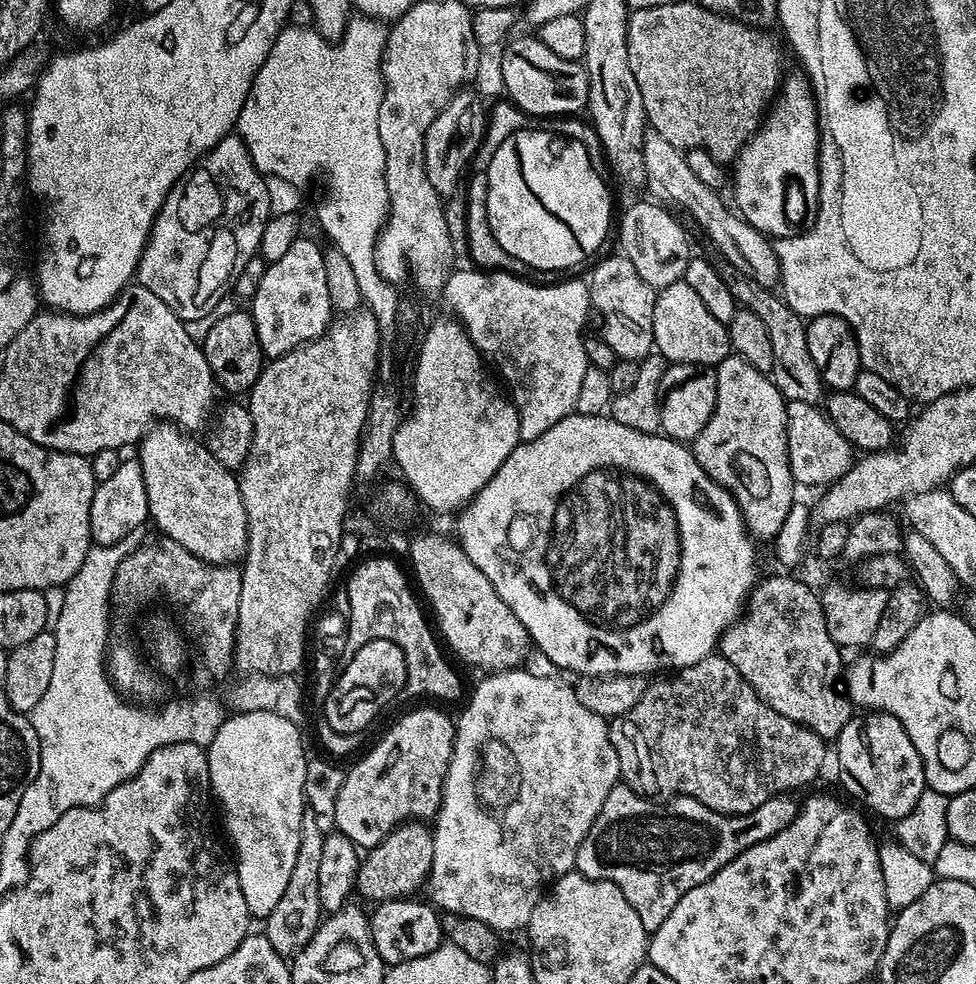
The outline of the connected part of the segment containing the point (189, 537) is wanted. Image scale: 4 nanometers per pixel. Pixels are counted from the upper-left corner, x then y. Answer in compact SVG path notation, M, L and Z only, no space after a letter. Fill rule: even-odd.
M167 422L157 423L148 429L138 445L138 459L142 466L142 478L146 482L148 515L151 523L161 528L169 540L178 542L190 554L202 558L208 564L231 564L243 561L248 550L248 519L246 506L242 506L242 490L237 473L222 466L218 458L203 443L192 445L181 429Z

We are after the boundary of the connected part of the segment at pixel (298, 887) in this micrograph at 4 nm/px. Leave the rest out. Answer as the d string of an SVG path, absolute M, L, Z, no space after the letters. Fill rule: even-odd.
M312 810L305 811L302 826L302 842L298 846L298 859L294 862L294 870L290 873L290 883L282 893L278 906L270 910L263 921L263 935L268 937L270 946L282 957L292 958L301 948L305 948L314 938L316 928L322 919L322 909L318 902L318 873L322 871L322 842L325 829L320 829Z

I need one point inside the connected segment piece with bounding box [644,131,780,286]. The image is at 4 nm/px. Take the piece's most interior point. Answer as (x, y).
(752, 254)

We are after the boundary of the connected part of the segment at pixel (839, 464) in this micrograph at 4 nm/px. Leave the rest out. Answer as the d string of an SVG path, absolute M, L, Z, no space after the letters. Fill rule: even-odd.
M792 401L787 403L787 446L792 479L797 485L824 488L840 480L852 468L856 458L848 439L815 404Z

